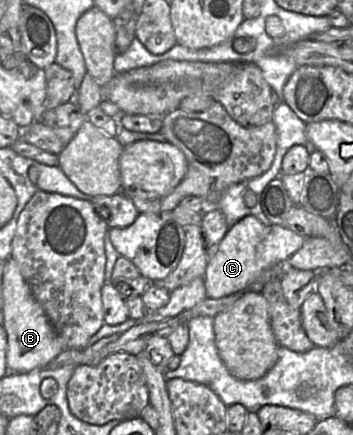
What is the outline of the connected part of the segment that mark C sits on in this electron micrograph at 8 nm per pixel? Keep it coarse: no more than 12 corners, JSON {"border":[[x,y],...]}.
{"border":[[248,215],[204,275],[208,299],[245,289],[308,238]]}

